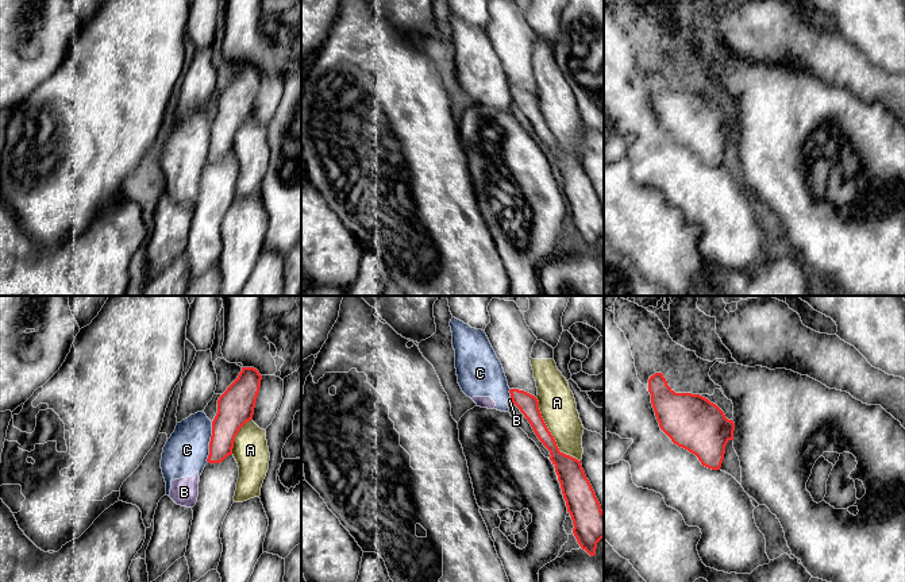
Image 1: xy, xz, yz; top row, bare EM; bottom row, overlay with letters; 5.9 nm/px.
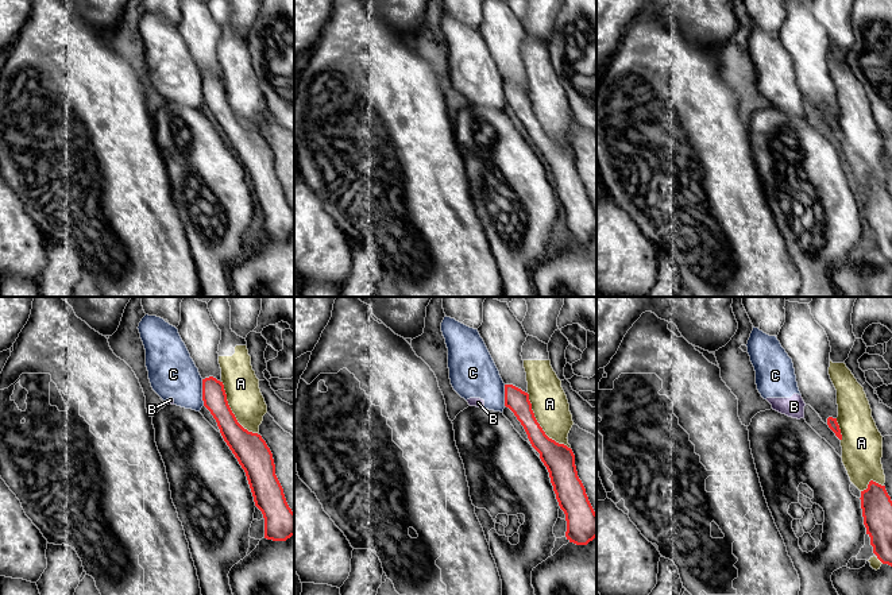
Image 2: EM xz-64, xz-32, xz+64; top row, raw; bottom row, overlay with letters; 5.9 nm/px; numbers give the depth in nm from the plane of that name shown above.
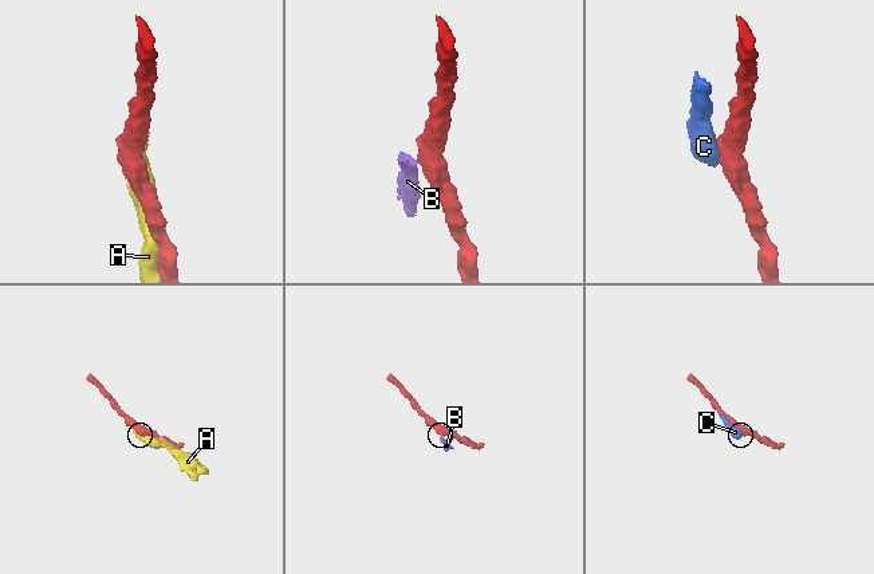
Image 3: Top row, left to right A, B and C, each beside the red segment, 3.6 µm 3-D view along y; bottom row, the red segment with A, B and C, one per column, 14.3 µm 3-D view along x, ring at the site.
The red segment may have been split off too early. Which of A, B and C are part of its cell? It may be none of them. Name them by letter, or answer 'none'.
none

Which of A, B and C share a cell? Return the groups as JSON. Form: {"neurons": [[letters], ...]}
{"neurons": [["A"], ["B", "C"]]}

